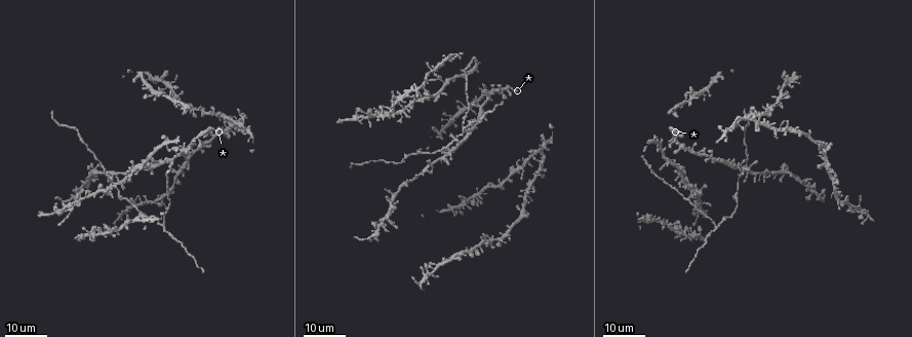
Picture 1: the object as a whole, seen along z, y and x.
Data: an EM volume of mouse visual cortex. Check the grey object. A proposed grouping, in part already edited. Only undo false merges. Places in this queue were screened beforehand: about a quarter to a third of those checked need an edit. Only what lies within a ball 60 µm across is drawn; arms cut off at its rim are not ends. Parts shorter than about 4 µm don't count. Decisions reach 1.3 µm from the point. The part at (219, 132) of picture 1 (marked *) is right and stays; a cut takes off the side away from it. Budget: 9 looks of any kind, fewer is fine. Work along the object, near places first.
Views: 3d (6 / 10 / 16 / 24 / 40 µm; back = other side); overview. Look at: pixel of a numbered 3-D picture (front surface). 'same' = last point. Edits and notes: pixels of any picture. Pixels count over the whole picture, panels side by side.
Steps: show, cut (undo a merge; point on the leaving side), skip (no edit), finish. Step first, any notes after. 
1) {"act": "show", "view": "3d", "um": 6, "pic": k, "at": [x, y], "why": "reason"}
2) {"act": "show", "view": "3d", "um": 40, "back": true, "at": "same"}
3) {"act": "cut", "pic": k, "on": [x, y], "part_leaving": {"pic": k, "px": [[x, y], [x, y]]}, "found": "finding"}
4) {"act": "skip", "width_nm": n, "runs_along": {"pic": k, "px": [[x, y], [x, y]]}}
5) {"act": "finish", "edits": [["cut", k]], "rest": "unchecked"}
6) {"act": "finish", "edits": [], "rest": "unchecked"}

{"act": "show", "view": "3d", "um": 16, "pic": 1, "at": [691, 238], "why": "four or more arms meet"}

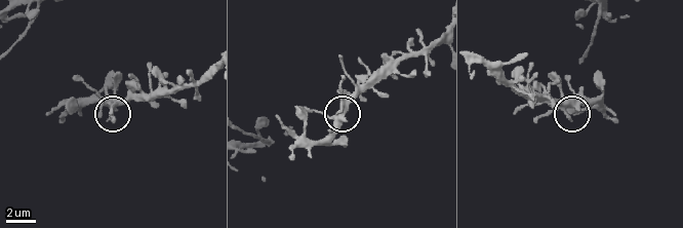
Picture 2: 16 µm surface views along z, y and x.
{"act": "show", "view": "3d", "um": 6, "pic": 2, "at": [575, 106], "why": "zoom in"}

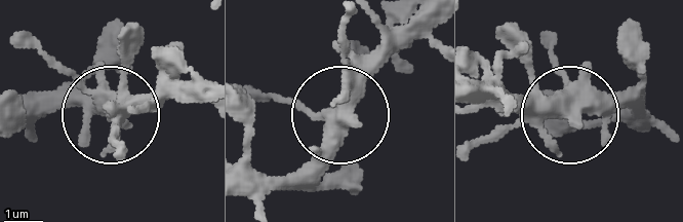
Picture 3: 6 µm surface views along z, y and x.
{"act": "skip", "found": "one cell here"}

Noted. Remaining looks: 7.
{"act": "show", "view": "3d", "um": 24, "pic": 1, "at": [781, 90], "why": "thick turns thin"}

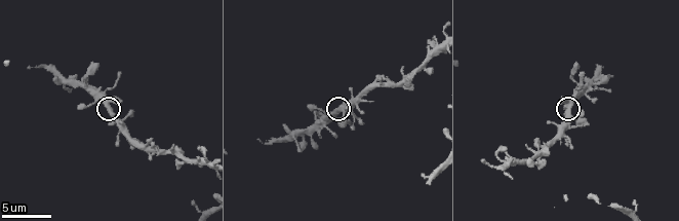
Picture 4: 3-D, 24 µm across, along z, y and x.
{"act": "show", "view": "3d", "um": 6, "pic": 4, "at": [107, 105]}

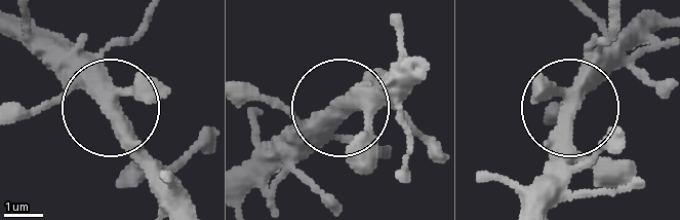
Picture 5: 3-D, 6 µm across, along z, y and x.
{"act": "skip", "runs_along": {"pic": 5, "px": [[189, 204], [114, 105], [39, 30]]}, "found": "all the same cell"}

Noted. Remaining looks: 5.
{"act": "show", "view": "3d", "um": 24, "pic": 1, "at": [165, 226], "why": "a fork"}

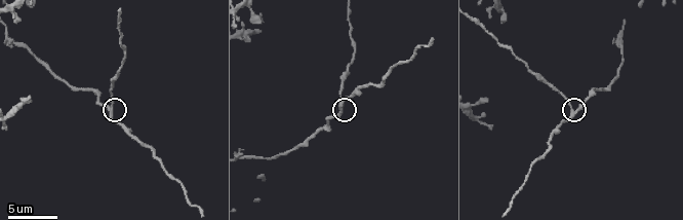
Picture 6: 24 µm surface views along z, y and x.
{"act": "show", "view": "3d", "um": 10, "pic": 6, "at": [111, 111], "why": "closer look"}

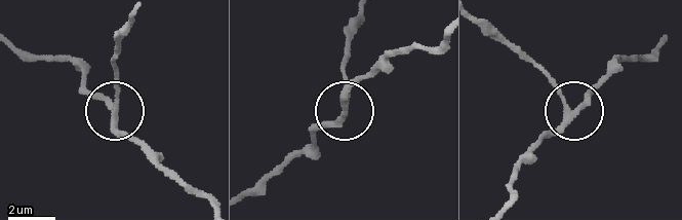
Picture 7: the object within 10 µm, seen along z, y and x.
{"act": "skip", "width_nm": 230, "found": "one cell here"}

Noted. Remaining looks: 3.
{"act": "show", "view": "3d", "um": 16, "pic": 1, "at": [748, 173], "why": "three-way junction"}

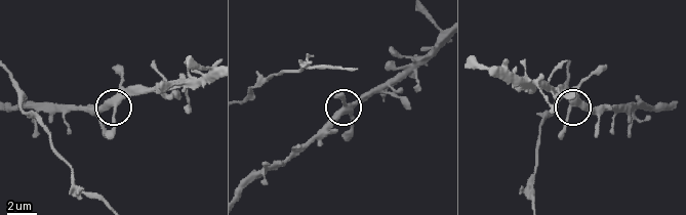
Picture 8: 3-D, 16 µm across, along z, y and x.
{"act": "show", "view": "3d", "um": 6, "pic": 8, "at": [343, 104], "why": "zoom in"}

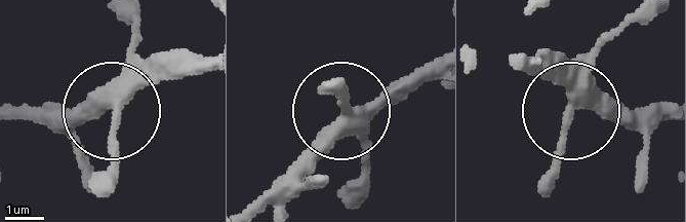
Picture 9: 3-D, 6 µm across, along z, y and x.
{"act": "skip", "width_nm": 280, "found": "one cell here"}

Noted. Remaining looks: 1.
{"act": "finish", "edits": [], "rest": "unchecked"}

